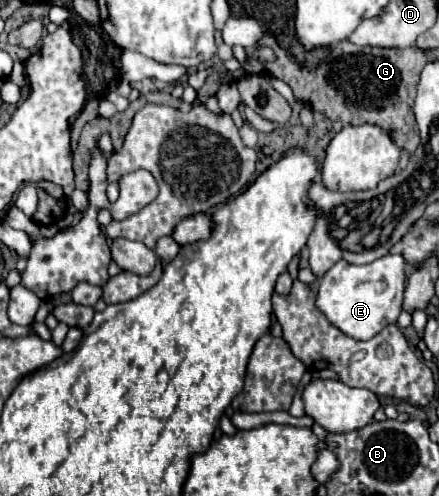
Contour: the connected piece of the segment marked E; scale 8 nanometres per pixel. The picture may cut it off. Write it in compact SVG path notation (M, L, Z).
M387 254L363 266L339 260L319 280L317 308L347 336L355 340L369 340L385 326L397 322L403 304L403 288L405 288L405 260L399 254Z

